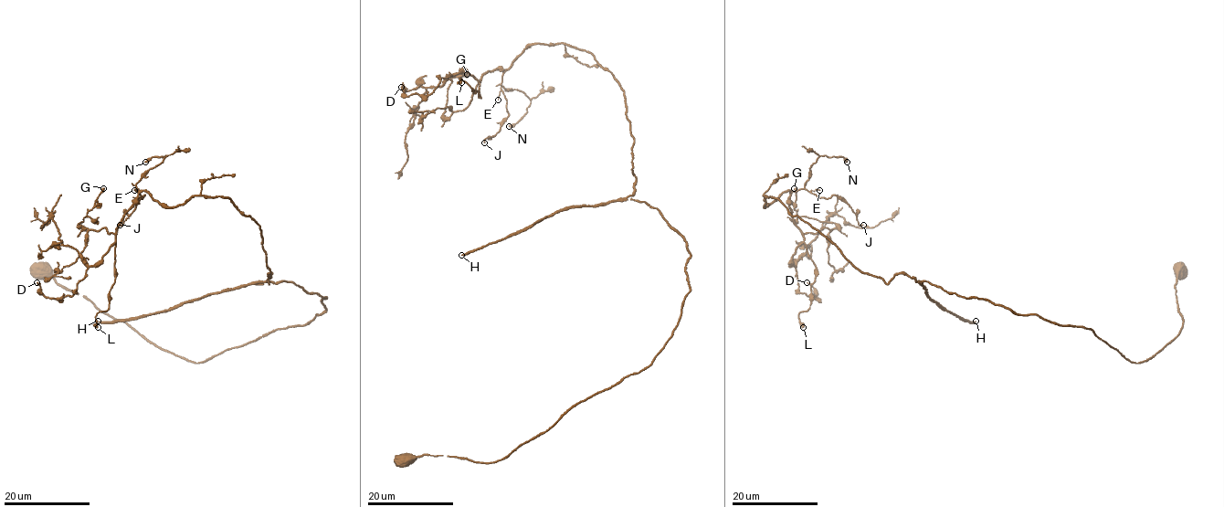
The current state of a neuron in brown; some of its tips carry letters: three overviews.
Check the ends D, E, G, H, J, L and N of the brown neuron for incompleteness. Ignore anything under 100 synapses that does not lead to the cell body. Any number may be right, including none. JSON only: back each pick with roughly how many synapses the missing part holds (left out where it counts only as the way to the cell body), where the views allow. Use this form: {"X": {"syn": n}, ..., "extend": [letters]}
{"H": {"syn": 300}, "extend": ["H"]}

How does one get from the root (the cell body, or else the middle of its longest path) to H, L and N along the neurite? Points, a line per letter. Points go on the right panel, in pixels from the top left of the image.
H: (1177, 270), (1182, 326), (1138, 363), (1083, 326), (1061, 326), (917, 282), (940, 307), (976, 321)
L: (1177, 270), (1182, 326), (1132, 363), (1083, 326), (863, 273), (764, 195), (789, 191), (816, 267), (803, 327)
N: (1177, 270), (1182, 326), (1138, 363), (1083, 326), (886, 283), (764, 206), (821, 155), (847, 162)

